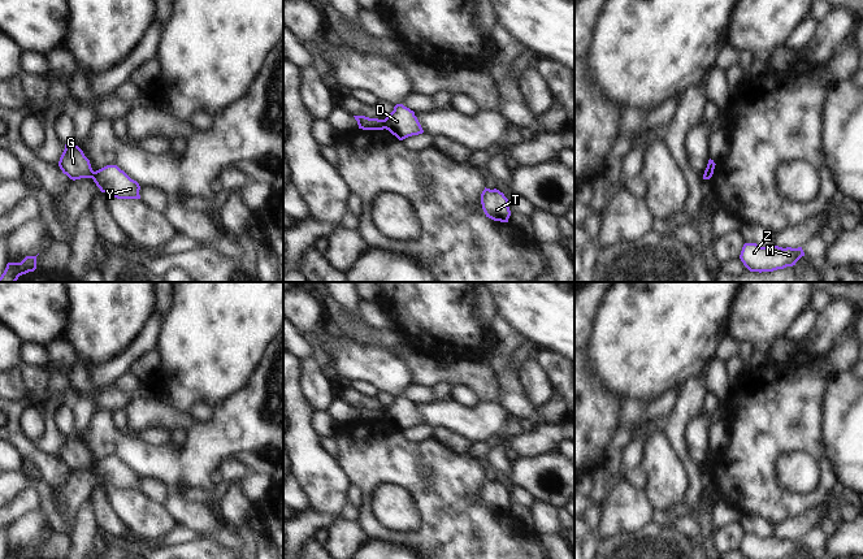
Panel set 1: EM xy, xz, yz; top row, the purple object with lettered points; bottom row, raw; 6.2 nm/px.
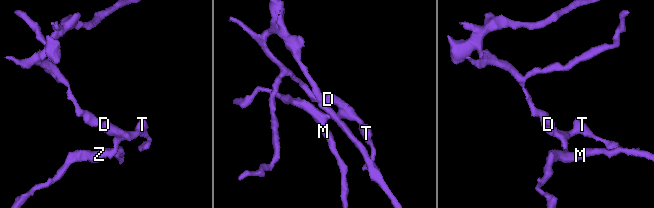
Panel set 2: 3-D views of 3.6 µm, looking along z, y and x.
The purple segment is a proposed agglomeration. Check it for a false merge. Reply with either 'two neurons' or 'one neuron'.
two neurons

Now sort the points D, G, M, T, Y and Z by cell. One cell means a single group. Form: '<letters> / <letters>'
D M T Y Z / G

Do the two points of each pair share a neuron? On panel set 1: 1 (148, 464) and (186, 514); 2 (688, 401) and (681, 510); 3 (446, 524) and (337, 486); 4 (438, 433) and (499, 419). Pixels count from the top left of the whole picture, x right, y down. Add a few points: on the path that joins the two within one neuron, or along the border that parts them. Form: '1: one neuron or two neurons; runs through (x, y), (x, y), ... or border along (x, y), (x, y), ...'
1: two neurons; border along (169, 488), (176, 489)
2: two neurons; border along (703, 490), (698, 503), (684, 503)
3: two neurons; border along (334, 458), (350, 482)
4: two neurons; border along (433, 428), (447, 428), (472, 443)

